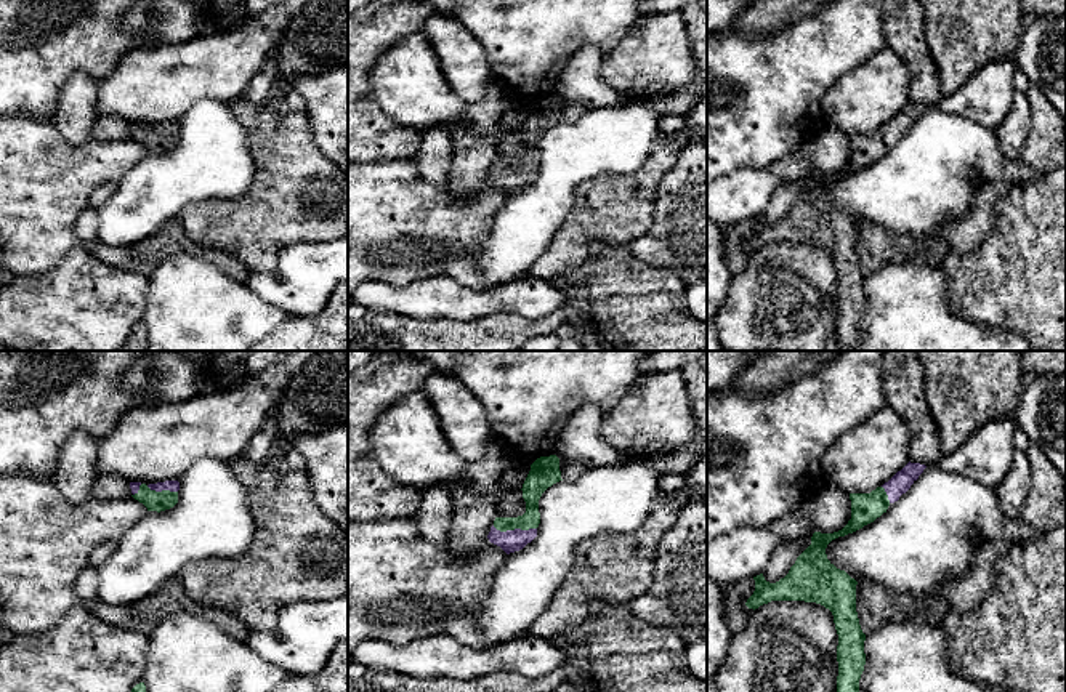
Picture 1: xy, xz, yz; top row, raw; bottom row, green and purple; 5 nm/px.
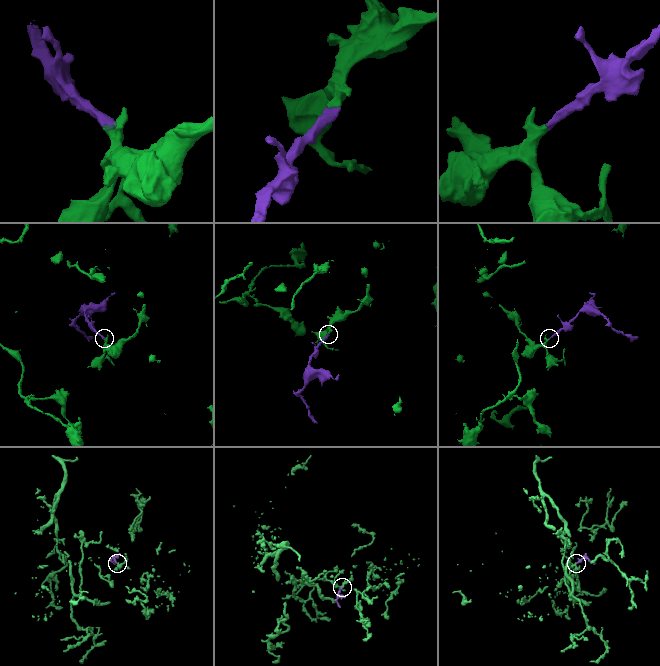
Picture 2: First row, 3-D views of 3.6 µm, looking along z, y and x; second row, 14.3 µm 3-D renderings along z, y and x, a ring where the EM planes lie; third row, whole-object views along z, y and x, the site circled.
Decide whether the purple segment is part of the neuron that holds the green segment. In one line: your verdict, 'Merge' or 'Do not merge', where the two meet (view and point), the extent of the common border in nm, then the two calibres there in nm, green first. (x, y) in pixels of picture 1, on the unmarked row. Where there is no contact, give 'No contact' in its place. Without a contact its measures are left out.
Merge. Touches green at xz (515, 168). Shared border 220 nm. Thickness 120 nm (green) against 110 nm

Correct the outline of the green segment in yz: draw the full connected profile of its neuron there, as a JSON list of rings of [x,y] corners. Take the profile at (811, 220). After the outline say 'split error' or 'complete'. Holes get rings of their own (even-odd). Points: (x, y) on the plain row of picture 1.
[[[909,103],[870,135],[850,135],[851,160],[842,171],[814,173],[811,186],[779,223],[769,224],[763,215],[753,218],[755,232],[745,243],[749,250],[755,251],[771,242],[805,242],[821,245],[832,253],[838,276],[837,344],[840,351],[858,351],[859,320],[866,306],[866,276],[856,253],[858,223],[827,200],[826,189],[832,181],[853,175],[886,154],[888,147],[911,130],[925,109],[925,106]]]; split error

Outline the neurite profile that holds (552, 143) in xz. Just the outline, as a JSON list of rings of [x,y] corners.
[[[635,101],[617,109],[585,111],[575,122],[559,122],[542,135],[537,178],[523,191],[507,195],[491,223],[487,240],[478,258],[478,269],[489,288],[529,276],[531,266],[563,226],[572,207],[574,191],[582,183],[606,171],[630,175],[644,163],[660,135],[657,117],[646,103]]]

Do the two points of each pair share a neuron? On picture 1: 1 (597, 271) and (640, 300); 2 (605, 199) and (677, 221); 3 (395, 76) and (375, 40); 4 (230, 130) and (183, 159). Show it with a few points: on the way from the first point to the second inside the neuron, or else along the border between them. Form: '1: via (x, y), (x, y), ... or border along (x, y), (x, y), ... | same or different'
1: via (608, 276), (629, 295) | same
2: border along (664, 178), (658, 188), (651, 226), (629, 242) | different
3: border along (415, 31), (377, 60), (369, 76), (371, 87) | different
4: via (218, 141), (201, 159), (194, 159) | same

